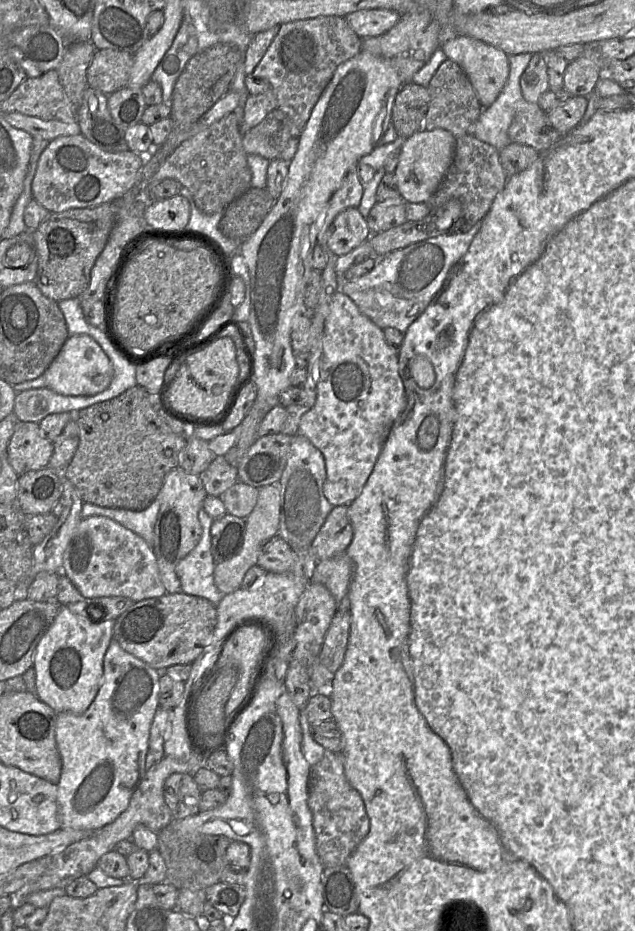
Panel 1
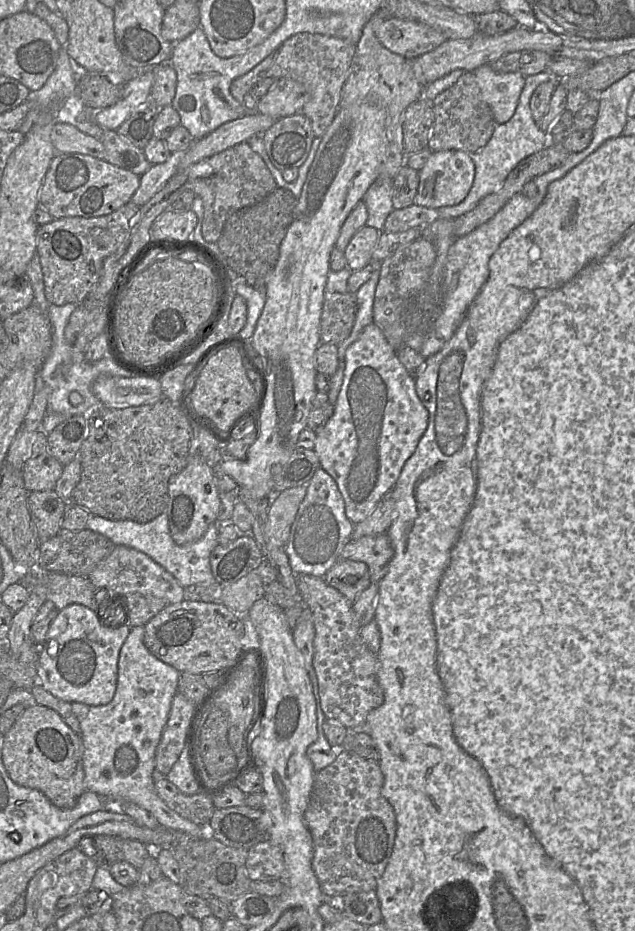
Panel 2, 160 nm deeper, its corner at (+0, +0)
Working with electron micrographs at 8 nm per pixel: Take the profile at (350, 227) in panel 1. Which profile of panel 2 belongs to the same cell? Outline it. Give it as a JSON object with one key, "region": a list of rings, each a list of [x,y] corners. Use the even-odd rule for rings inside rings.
{"region":[[[368,225],[360,228],[344,250],[348,268],[356,271],[372,262],[372,253],[379,241],[380,231]]]}

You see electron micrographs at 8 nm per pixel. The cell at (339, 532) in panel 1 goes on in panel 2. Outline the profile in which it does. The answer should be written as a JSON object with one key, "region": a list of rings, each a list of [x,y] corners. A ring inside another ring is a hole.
{"region":[[[391,491],[383,496],[373,512],[362,522],[354,525],[352,539],[386,533],[395,517],[395,501]]]}

